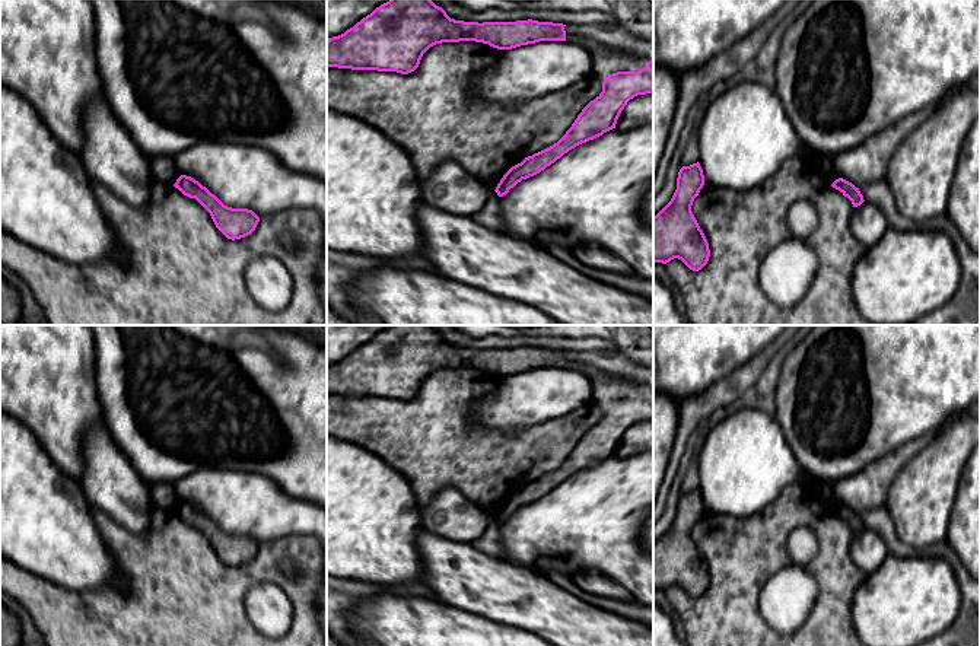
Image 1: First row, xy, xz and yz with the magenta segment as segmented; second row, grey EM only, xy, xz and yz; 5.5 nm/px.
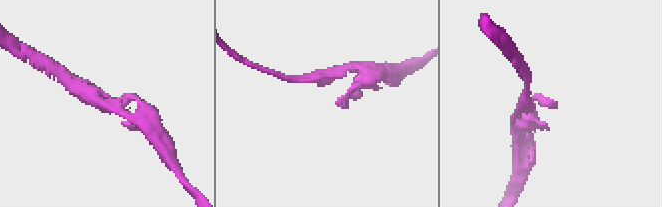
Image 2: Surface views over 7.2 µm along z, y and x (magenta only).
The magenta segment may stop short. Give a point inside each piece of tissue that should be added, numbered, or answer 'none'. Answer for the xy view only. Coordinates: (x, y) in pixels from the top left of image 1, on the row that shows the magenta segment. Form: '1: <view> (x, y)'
none

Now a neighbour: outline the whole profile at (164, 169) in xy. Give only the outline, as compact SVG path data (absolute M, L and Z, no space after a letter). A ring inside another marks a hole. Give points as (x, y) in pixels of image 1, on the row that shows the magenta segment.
M149 156L149 162L152 176L159 182L174 185L176 179L181 176L175 166L174 156Z

